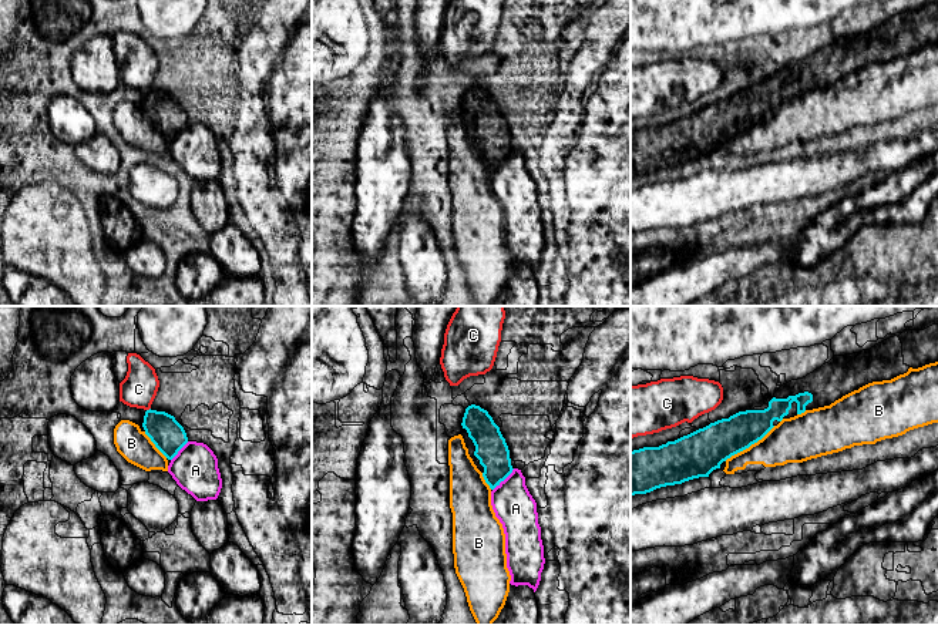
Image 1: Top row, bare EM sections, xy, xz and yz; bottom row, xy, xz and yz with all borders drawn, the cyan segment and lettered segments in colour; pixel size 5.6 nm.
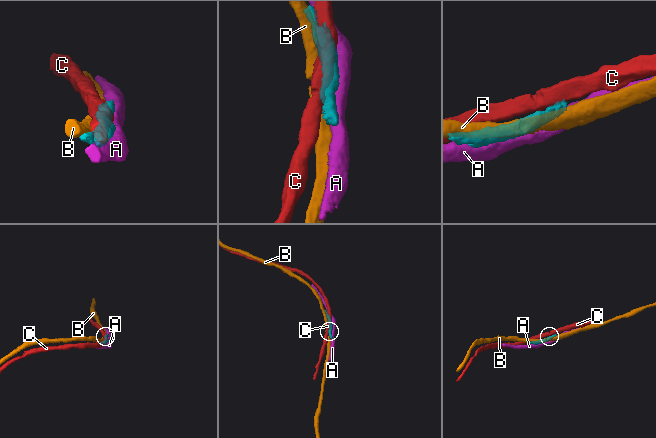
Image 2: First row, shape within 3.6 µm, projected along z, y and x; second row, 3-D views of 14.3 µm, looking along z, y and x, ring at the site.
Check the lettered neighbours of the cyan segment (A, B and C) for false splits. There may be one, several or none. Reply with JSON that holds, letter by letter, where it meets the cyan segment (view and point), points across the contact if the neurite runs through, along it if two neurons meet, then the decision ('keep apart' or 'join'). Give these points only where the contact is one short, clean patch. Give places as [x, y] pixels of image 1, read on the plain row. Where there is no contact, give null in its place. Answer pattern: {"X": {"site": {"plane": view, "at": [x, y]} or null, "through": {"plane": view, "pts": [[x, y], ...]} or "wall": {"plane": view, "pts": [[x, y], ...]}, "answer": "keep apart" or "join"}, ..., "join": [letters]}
{"A": {"site": {"plane": "xz", "at": [503, 161]}, "answer": "keep apart"}, "B": {"site": {"plane": "yz", "at": [749, 127]}, "answer": "keep apart"}, "C": {"site": {"plane": "xy", "at": [150, 90]}, "wall": {"plane": "xy", "pts": [[150, 88], [147, 91]]}, "answer": "keep apart"}, "join": []}

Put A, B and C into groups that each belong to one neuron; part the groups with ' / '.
A / B / C

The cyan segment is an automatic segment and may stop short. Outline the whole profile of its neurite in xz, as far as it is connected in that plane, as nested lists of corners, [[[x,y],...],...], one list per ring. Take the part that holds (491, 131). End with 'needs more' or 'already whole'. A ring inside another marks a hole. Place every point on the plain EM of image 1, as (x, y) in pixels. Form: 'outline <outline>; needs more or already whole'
outline [[[475,85],[465,90],[461,107],[468,135],[492,172],[514,151],[505,120],[488,93]]]; needs more

